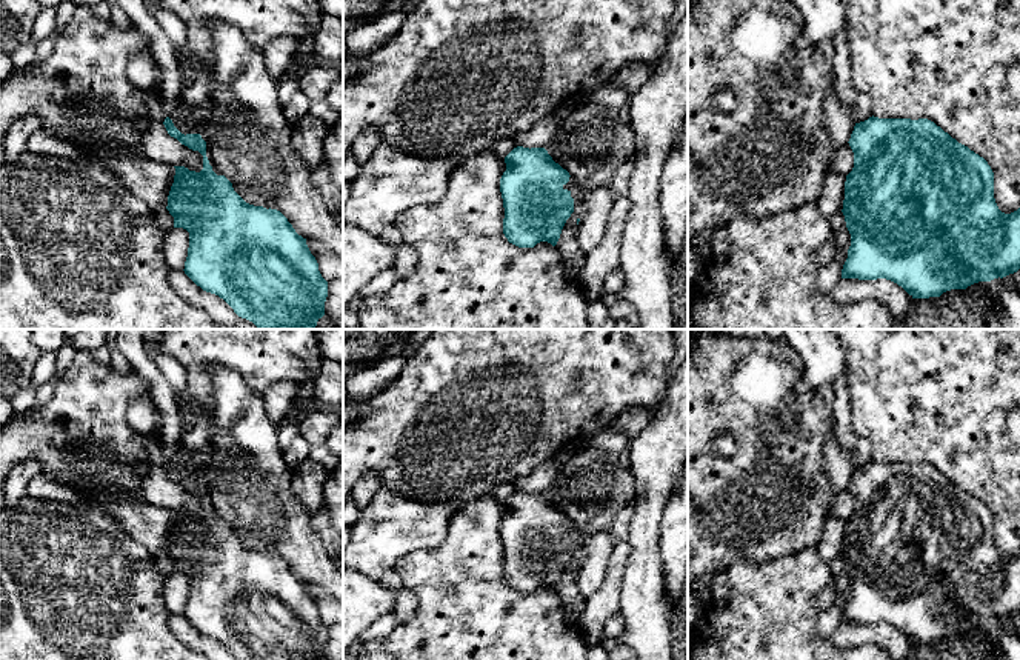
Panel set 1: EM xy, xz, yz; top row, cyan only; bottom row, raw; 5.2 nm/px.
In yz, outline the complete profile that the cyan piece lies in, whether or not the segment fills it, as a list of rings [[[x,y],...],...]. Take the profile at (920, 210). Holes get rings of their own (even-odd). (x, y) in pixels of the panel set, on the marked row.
[[[872,115],[865,122],[855,123],[848,143],[854,152],[854,168],[846,175],[842,212],[851,234],[851,246],[842,269],[842,278],[886,278],[902,286],[912,298],[929,298],[940,297],[951,289],[966,289],[978,282],[1003,278],[1020,269],[1020,208],[1011,214],[1005,214],[998,209],[994,198],[994,172],[983,157],[958,143],[928,118],[878,118]]]

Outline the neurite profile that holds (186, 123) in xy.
[[[180,102],[168,112],[168,117],[182,134],[202,134],[205,122],[197,115],[186,112]]]

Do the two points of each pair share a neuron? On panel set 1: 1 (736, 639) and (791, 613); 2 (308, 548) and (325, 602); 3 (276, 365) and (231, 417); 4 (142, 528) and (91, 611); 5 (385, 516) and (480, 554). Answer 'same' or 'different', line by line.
1: same
2: different
3: different
4: different
5: different

